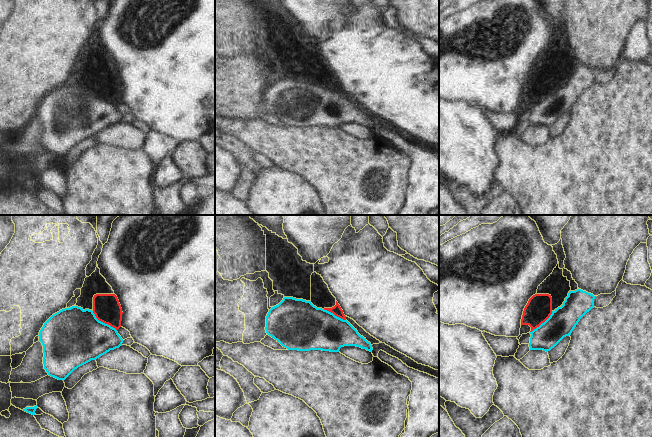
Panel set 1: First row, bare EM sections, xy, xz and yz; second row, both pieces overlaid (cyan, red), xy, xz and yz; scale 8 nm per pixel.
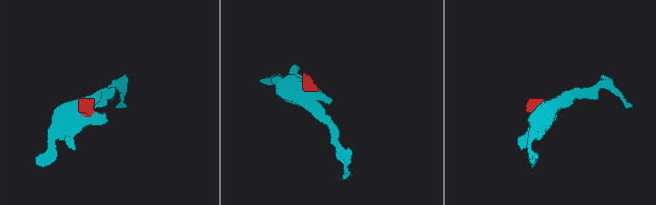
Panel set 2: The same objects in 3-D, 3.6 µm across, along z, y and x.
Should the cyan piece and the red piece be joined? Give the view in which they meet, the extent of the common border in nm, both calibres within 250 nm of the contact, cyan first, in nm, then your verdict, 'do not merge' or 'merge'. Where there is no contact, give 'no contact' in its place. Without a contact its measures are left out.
xy | 260 nm | 460/220 nm | merge

